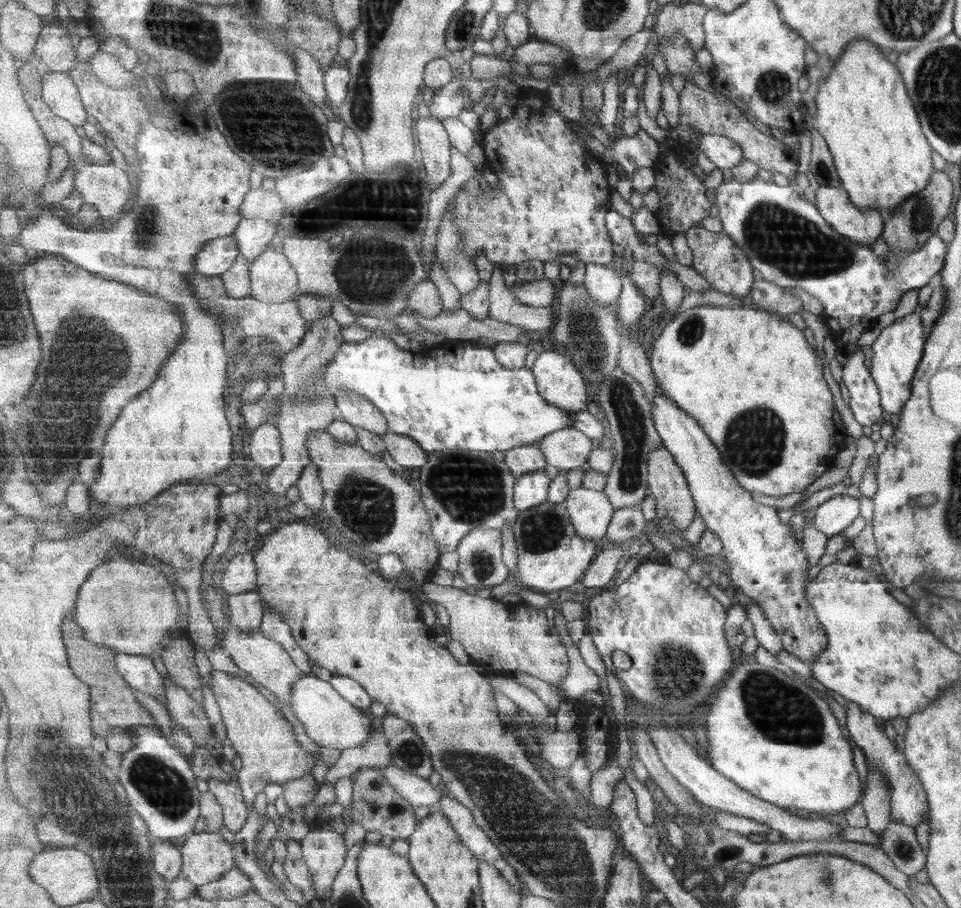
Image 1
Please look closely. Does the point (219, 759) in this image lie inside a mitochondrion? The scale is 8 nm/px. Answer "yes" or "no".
no

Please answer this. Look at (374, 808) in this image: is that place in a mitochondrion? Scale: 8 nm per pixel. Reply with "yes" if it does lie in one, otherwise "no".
no

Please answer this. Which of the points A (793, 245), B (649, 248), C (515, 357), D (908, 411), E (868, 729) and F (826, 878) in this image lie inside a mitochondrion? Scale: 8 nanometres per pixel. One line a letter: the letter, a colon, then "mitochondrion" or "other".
A: mitochondrion
B: other
C: other
D: other
E: other
F: mitochondrion

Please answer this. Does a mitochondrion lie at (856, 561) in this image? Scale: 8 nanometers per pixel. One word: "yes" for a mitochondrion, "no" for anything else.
no

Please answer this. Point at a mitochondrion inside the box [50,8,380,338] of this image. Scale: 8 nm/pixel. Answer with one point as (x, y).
(146, 227)

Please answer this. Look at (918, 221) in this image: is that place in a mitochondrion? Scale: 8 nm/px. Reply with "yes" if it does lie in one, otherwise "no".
yes

